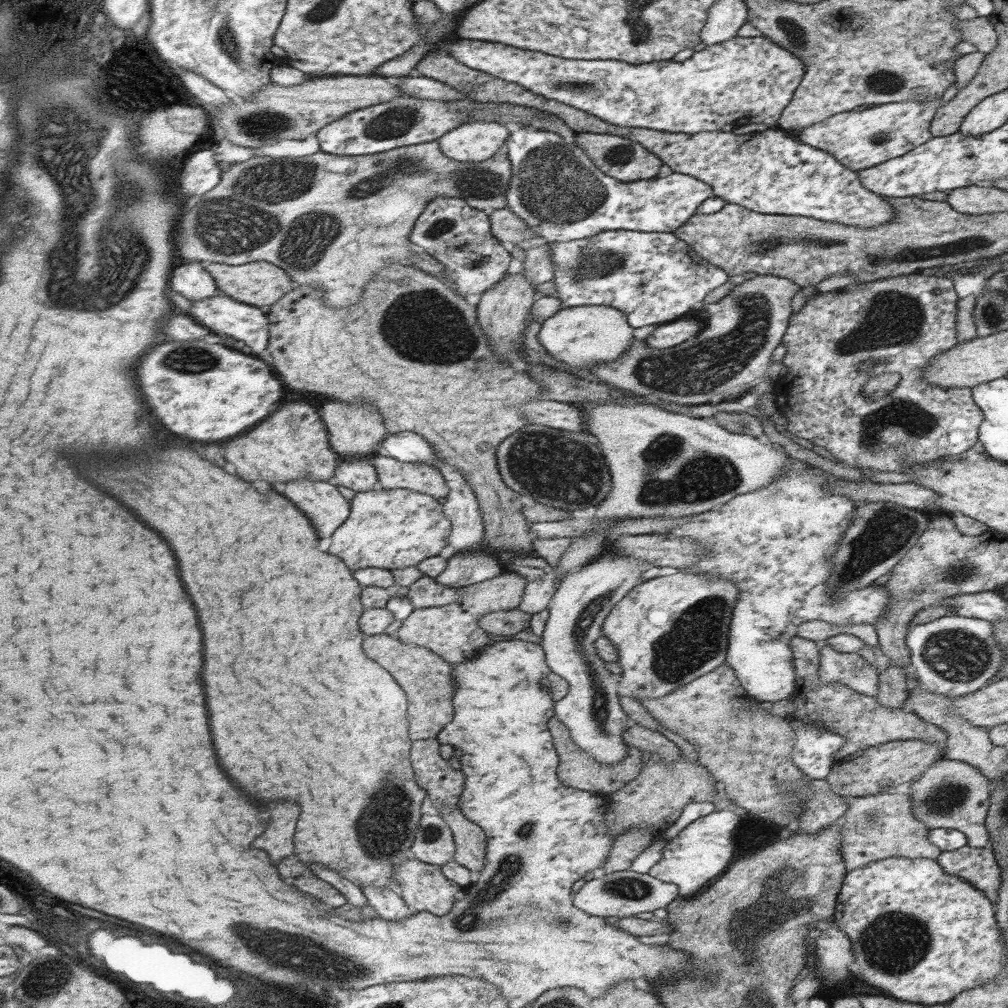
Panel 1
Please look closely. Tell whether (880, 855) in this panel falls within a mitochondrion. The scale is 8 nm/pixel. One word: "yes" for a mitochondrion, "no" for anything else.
no

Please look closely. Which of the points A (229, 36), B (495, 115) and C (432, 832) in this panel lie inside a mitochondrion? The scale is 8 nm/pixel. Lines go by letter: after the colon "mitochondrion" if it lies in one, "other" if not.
A: mitochondrion
B: other
C: mitochondrion

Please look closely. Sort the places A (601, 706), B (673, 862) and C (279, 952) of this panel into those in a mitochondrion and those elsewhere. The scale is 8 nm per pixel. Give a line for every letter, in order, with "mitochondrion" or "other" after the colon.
A: mitochondrion
B: other
C: mitochondrion

